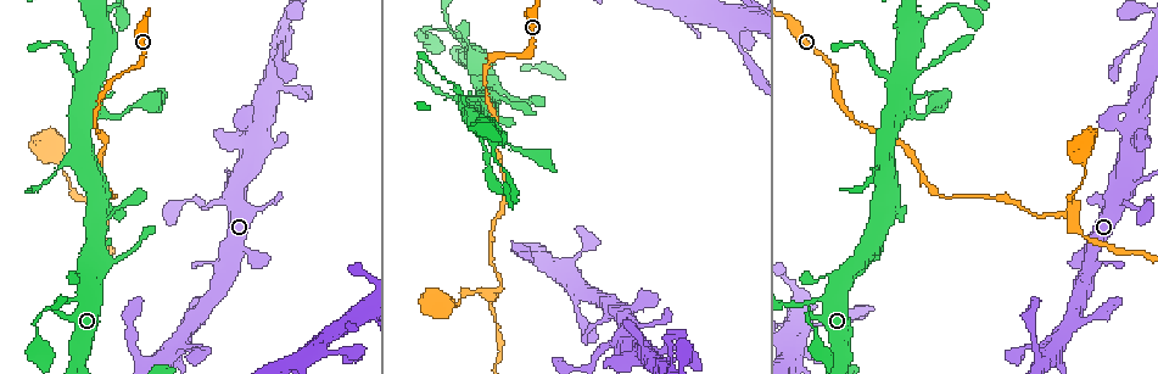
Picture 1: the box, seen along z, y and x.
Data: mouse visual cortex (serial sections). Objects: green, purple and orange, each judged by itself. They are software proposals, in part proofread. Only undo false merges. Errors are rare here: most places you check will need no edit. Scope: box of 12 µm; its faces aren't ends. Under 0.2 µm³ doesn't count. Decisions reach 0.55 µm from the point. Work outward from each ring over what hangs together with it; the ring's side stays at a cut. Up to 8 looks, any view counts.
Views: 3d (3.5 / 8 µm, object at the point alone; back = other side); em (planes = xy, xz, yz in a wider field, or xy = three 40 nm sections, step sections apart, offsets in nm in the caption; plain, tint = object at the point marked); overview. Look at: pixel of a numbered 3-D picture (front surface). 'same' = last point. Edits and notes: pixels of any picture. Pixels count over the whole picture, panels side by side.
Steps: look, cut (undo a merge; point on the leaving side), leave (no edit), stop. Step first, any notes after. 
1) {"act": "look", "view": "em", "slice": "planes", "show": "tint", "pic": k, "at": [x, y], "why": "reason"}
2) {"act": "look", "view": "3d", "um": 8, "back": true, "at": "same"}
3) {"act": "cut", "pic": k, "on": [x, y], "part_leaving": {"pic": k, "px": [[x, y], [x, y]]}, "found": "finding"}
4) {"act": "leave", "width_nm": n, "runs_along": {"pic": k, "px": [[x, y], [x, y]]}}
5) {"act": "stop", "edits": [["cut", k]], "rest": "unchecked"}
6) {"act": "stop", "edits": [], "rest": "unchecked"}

{"act": "look", "view": "3d", "um": 3.5, "pic": 1, "at": [40, 313]}

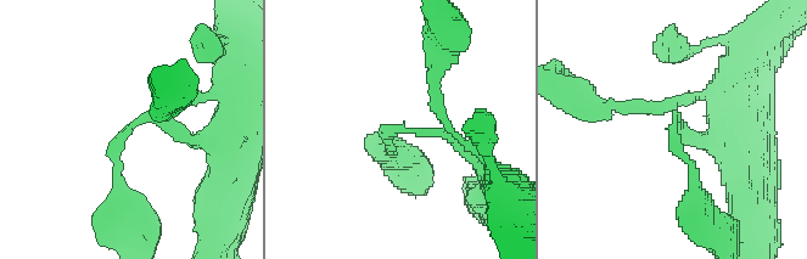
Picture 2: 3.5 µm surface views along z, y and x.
{"act": "look", "view": "em", "slice": "xy", "step": 2, "show": "tint", "pic": 2, "at": [402, 129], "arm_widths_nm": [150, 150], "why": "need the tissue"}

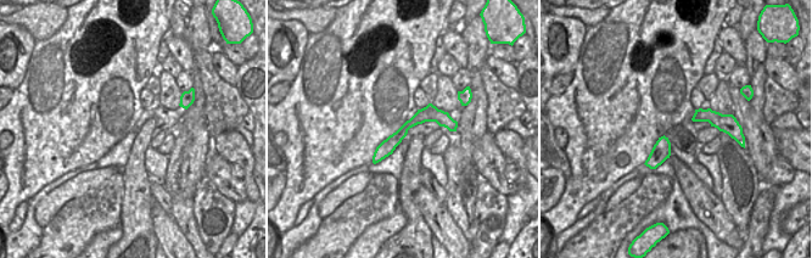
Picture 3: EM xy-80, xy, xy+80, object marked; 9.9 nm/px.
{"act": "leave", "runs_along": {"pic": 2, "px": [[197, 142], [138, 119], [115, 146], [122, 198]]}, "found": "one cell here"}

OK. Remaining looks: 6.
{"act": "look", "view": "3d", "um": 3.5, "pic": 1, "at": [88, 117], "why": "abrupt turn"}

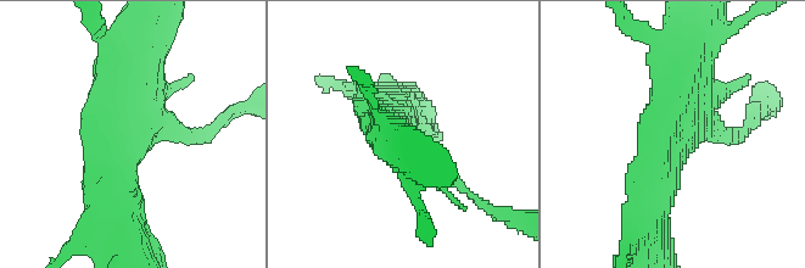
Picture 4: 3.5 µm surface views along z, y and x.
{"act": "look", "view": "em", "slice": "xy", "step": 2, "show": "tint", "pic": 4, "at": [673, 132]}

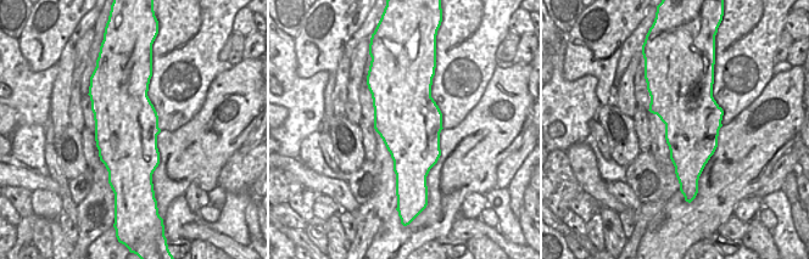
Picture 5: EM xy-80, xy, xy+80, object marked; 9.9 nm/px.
{"act": "leave", "runs_along": {"pic": 4, "px": [[648, 212], [678, 111], [685, 51]]}, "found": "all the same cell"}

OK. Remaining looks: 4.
{"act": "look", "view": "3d", "um": 8, "pic": 1, "at": [495, 290], "why": "three arms meet"}

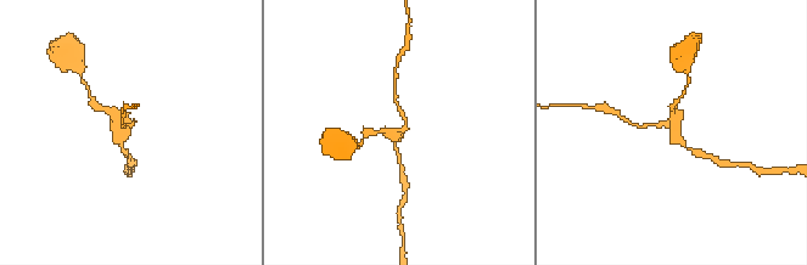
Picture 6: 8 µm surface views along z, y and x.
{"act": "look", "view": "em", "slice": "xy", "step": 1, "show": "tint", "pic": 6, "at": [675, 127], "arms": 3, "arm_widths_nm": [150, 150, 150], "why": "need the tissue"}

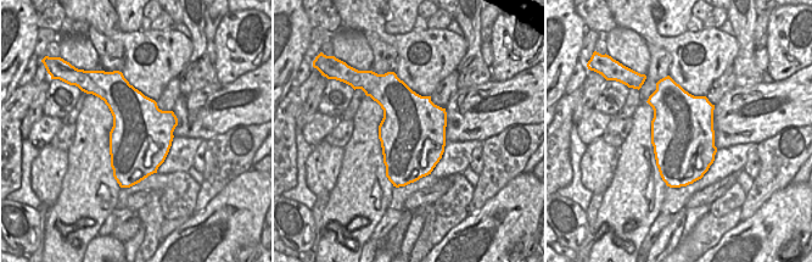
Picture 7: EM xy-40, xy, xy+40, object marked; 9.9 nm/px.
{"act": "leave", "runs_along": {"pic": 6, "px": [[396, 102], [405, 128], [370, 133]]}, "found": "all the same cell"}

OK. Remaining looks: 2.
{"act": "stop", "edits": [], "rest": "unchecked"}

